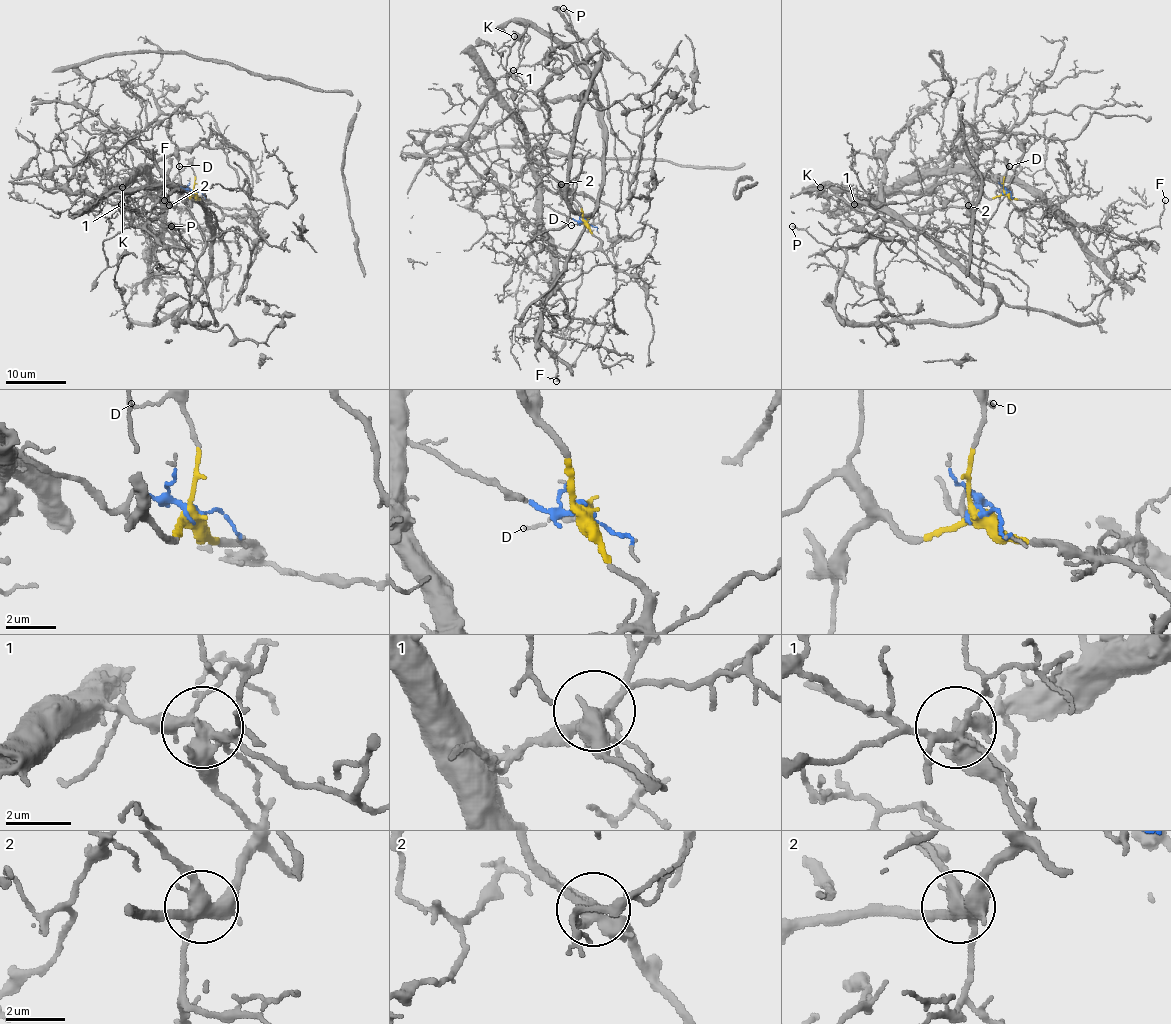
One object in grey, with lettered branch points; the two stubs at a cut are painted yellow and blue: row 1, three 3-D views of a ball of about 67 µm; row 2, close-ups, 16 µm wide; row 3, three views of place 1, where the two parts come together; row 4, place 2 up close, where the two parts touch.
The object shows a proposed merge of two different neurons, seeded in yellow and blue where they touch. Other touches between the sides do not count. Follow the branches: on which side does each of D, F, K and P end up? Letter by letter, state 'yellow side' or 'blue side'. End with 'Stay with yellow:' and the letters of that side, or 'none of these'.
D: yellow side
F: blue side
K: blue side
P: yellow side
Stay with yellow: D, P

